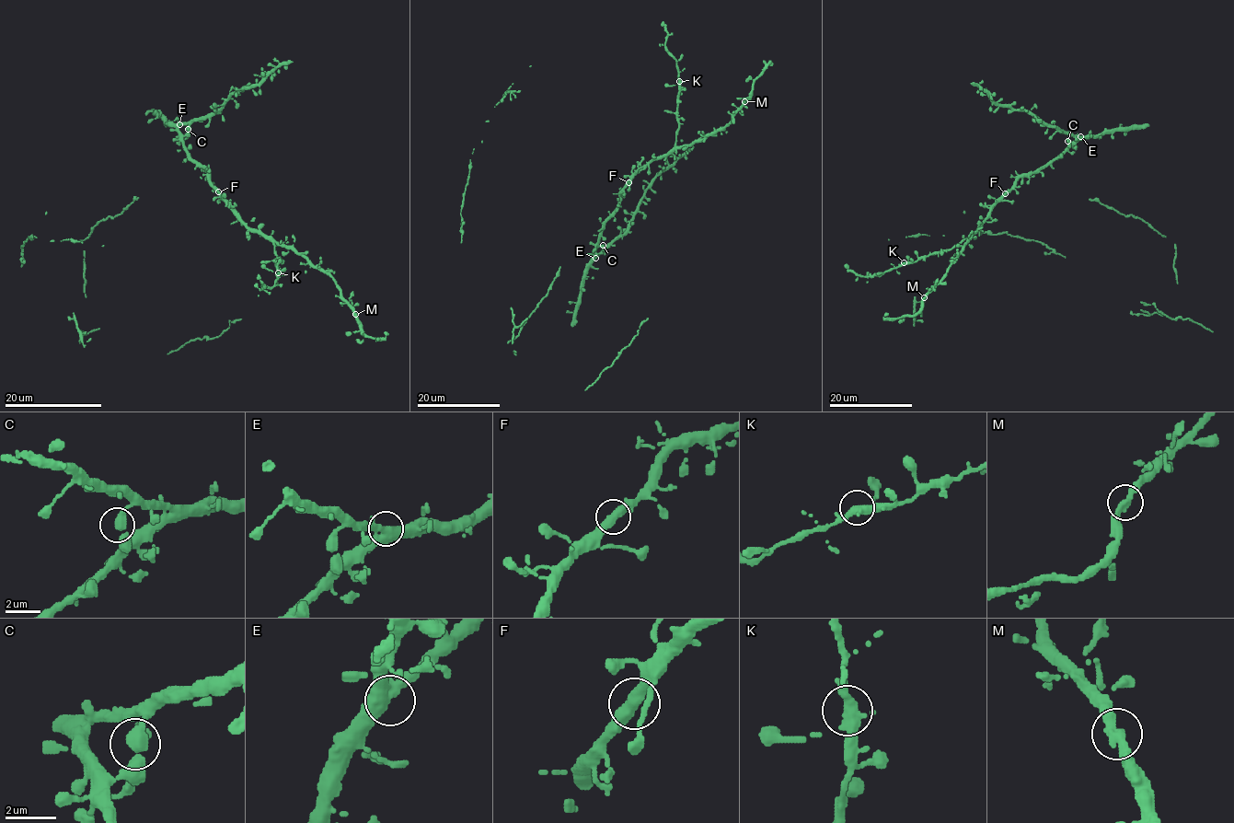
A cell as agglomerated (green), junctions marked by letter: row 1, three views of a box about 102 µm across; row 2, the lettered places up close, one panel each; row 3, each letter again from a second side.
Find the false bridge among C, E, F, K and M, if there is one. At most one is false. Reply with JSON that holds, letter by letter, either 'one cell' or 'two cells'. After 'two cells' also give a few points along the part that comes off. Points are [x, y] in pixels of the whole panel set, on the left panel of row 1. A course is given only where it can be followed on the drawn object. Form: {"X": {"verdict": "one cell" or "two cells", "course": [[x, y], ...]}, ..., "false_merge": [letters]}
{"C": {"verdict": "one cell"}, "E": {"verdict": "one cell"}, "F": {"verdict": "one cell"}, "K": {"verdict": "one cell"}, "M": {"verdict": "one cell"}, "false_merge": []}

